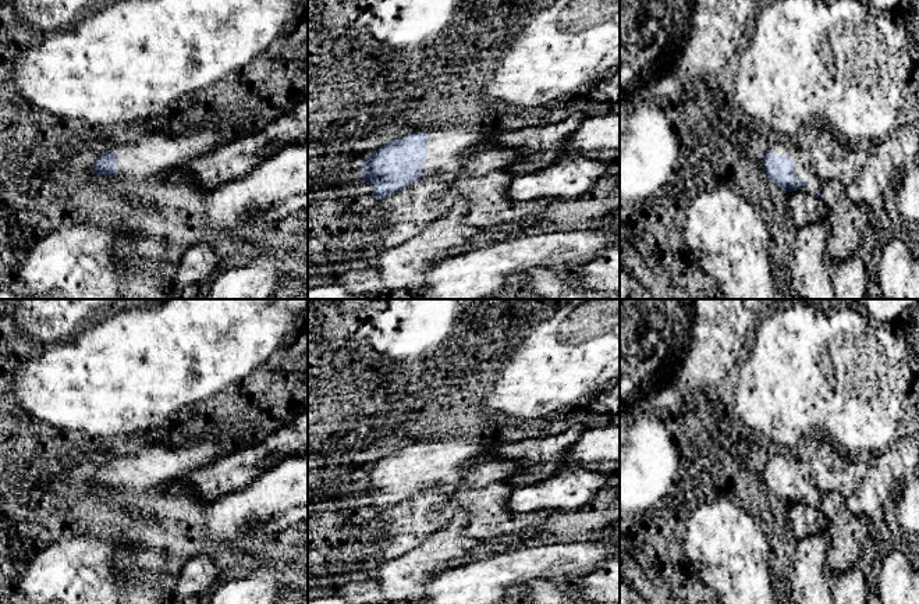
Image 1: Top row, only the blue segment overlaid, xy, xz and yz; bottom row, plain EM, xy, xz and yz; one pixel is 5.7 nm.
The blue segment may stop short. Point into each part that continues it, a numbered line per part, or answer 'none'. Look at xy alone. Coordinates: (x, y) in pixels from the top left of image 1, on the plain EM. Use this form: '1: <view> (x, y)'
1: xy (178, 452)

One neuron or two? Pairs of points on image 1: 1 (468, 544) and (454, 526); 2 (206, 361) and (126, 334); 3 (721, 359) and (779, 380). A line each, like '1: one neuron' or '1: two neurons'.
1: one neuron
2: one neuron
3: two neurons

